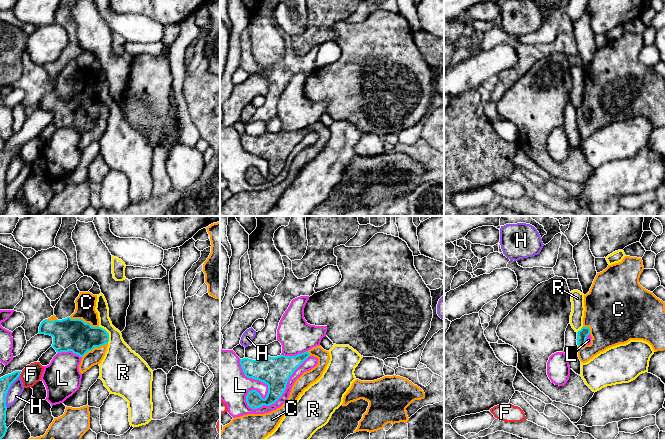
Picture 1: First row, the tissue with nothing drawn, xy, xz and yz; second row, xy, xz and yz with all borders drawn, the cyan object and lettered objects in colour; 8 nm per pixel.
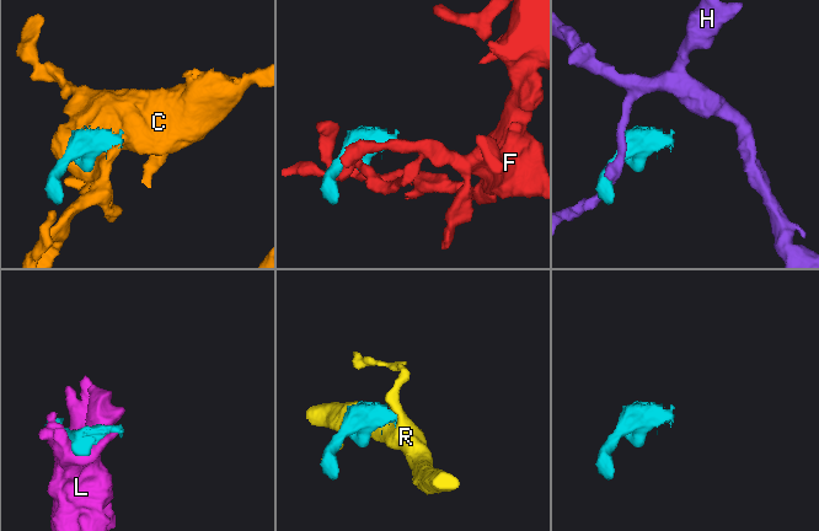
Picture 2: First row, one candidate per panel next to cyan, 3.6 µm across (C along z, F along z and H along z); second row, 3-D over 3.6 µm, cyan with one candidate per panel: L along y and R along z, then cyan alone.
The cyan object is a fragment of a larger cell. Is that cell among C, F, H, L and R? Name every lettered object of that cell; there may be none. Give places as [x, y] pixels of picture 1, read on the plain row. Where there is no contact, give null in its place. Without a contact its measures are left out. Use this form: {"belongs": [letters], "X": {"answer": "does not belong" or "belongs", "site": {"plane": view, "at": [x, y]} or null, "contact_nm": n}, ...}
{"belongs": ["C"], "C": {"answer": "belongs", "site": {"plane": "xy", "at": [83, 97]}, "contact_nm": 260}, "F": {"answer": "does not belong", "site": {"plane": "xy", "at": [20, 149]}, "contact_nm": 40}, "H": {"answer": "does not belong", "site": {"plane": "xy", "at": [7, 167]}, "contact_nm": 280}, "L": {"answer": "does not belong", "site": {"plane": "xz", "at": [283, 168]}, "contact_nm": 650}, "R": {"answer": "does not belong", "site": {"plane": "xy", "at": [102, 104]}, "contact_nm": 100}}

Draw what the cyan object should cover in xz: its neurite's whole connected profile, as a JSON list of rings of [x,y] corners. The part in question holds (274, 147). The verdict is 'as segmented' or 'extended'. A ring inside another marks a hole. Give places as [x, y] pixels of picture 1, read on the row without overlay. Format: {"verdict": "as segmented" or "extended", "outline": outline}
{"verdict": "extended", "outline": [[[319,121],[296,132],[266,132],[258,136],[240,135],[246,153],[268,161],[265,175],[256,166],[249,167],[246,172],[248,182],[257,185],[263,181],[274,180],[284,169],[290,152],[310,132],[316,133],[318,140],[295,157],[288,176],[281,183],[265,190],[247,190],[233,194],[229,200],[223,202],[220,216],[263,216],[271,210],[303,167],[322,152],[330,131]]]}

